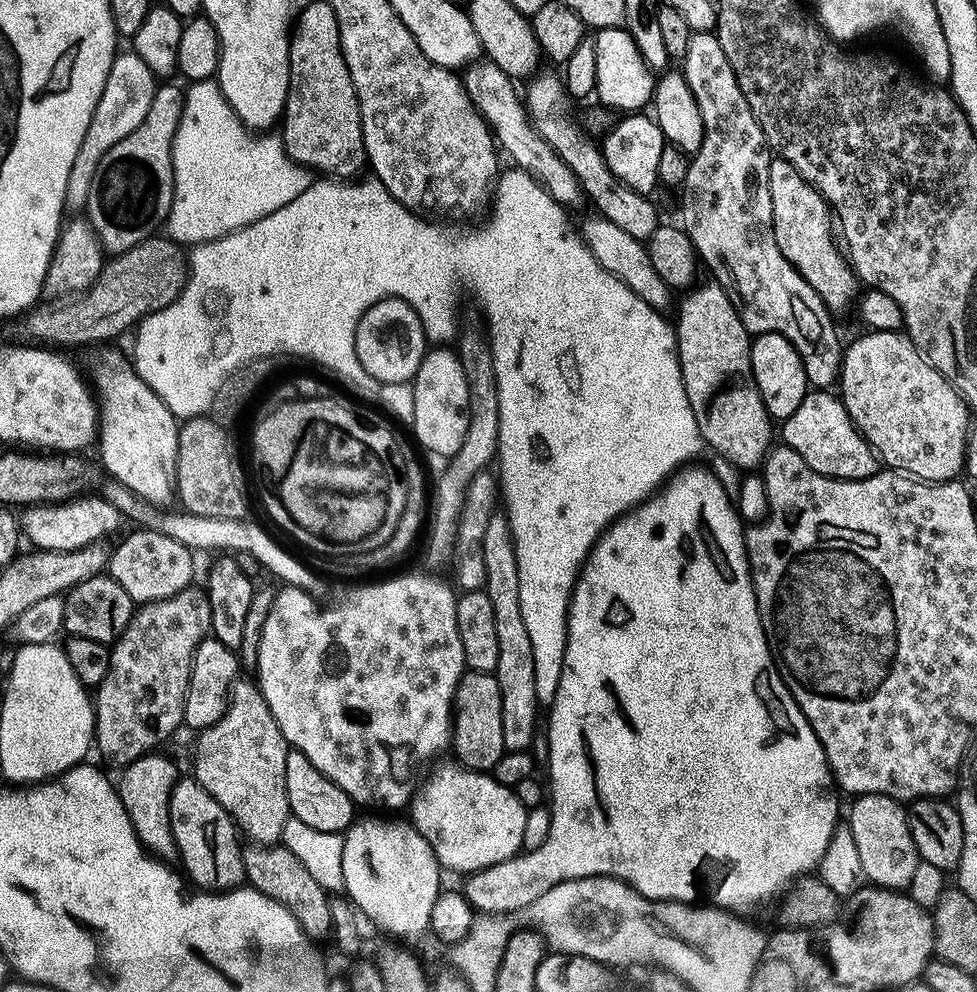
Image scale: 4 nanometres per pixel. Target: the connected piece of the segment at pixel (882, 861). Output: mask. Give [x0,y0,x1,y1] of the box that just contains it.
[846,794,922,890]

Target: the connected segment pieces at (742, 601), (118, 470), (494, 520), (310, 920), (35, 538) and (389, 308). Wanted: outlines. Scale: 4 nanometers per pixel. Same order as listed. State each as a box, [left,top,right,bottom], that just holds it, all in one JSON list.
[[462,466,842,914],[90,346,178,510],[482,514,538,752],[244,846,333,942],[23,494,124,552],[354,296,426,385]]

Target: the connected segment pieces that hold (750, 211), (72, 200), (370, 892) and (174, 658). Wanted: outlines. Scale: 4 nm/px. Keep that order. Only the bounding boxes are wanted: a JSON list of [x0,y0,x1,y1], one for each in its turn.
[[679,32,844,390],[64,51,158,214],[343,820,442,945],[94,586,211,770]]

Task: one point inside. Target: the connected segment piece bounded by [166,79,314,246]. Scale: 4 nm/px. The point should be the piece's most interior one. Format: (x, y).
(226, 176)

